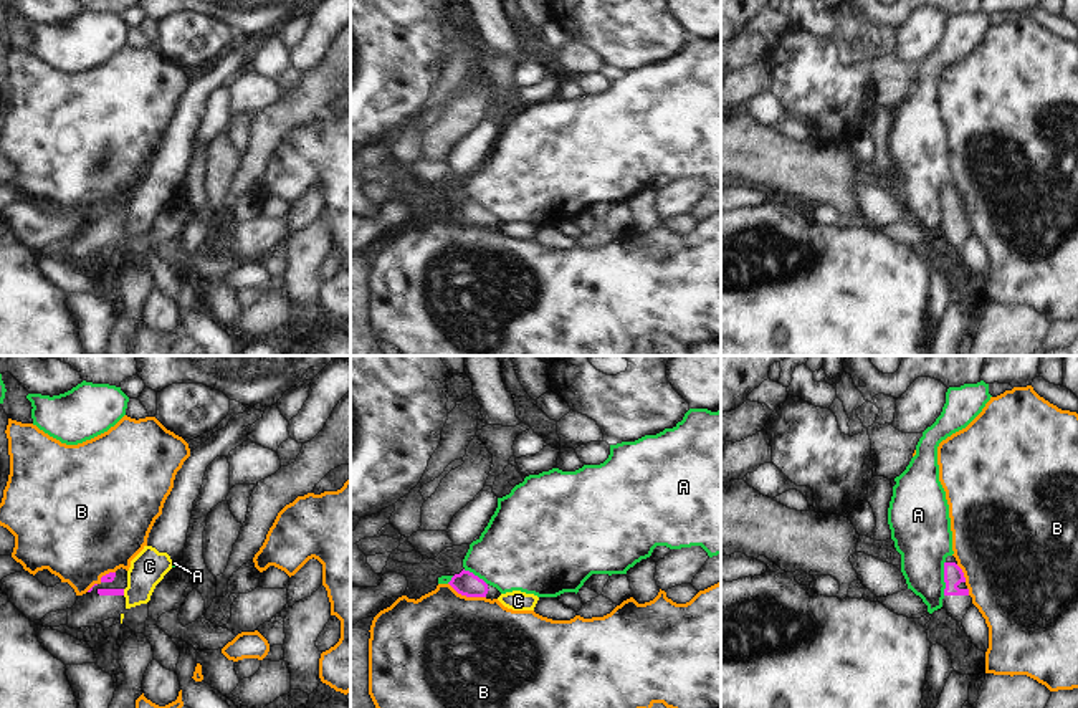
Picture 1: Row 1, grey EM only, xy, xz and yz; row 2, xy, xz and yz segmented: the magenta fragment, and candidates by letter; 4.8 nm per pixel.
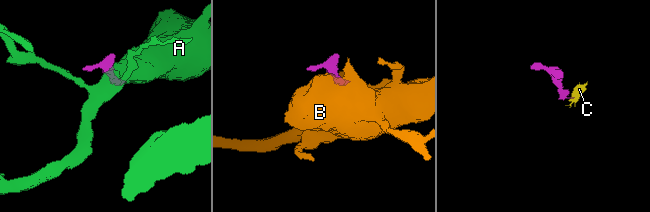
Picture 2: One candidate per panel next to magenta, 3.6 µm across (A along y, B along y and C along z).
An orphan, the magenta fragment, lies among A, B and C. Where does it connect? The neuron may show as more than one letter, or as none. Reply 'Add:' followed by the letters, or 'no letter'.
Add: no letter

